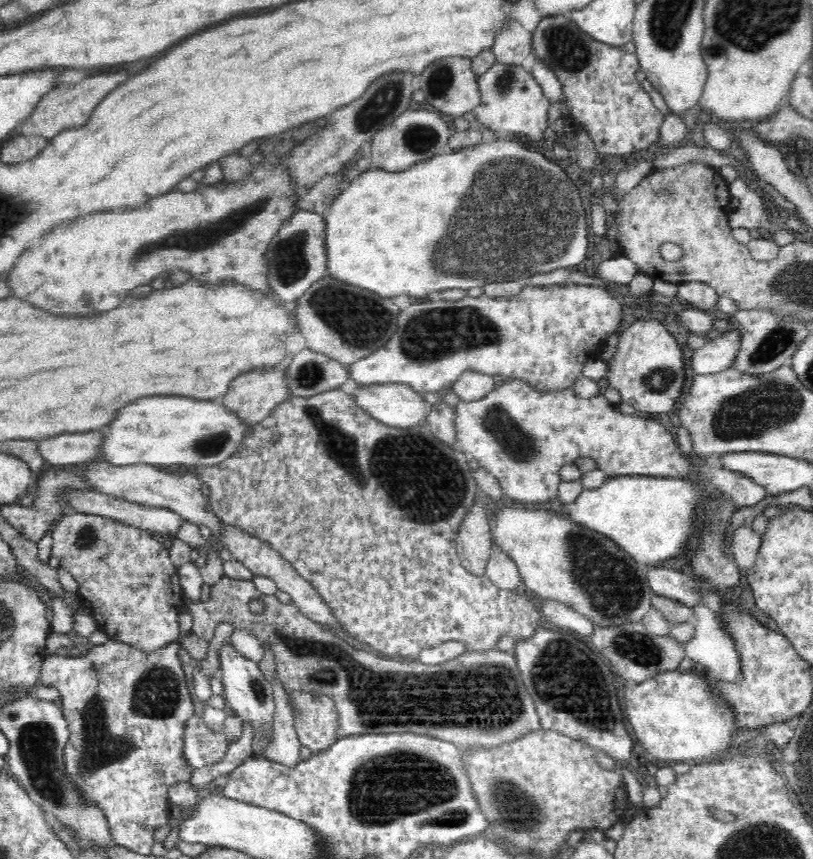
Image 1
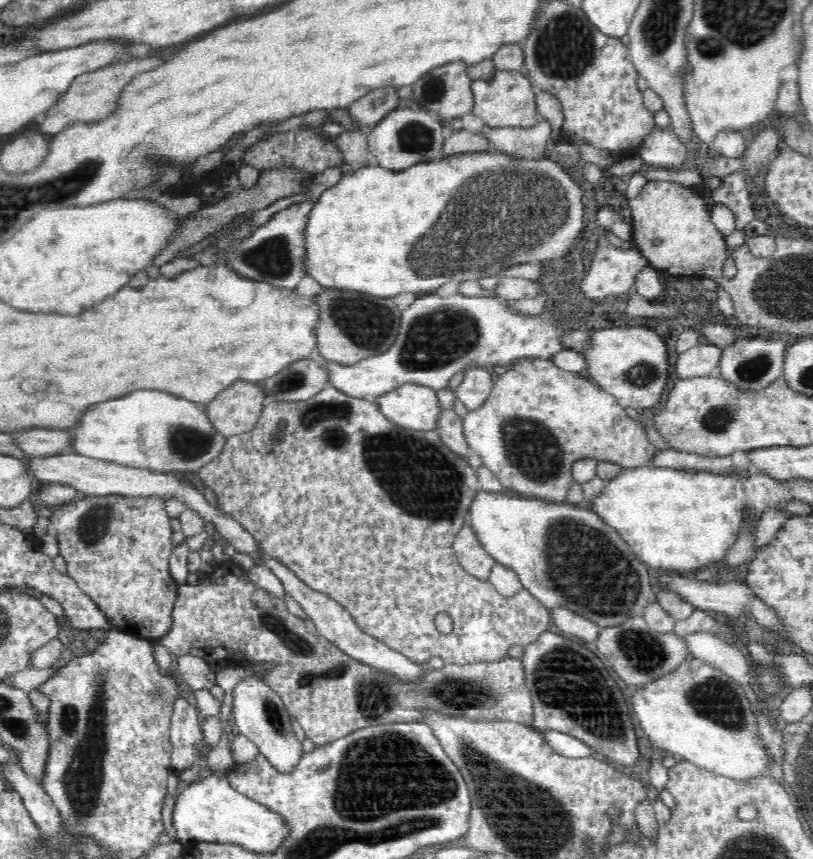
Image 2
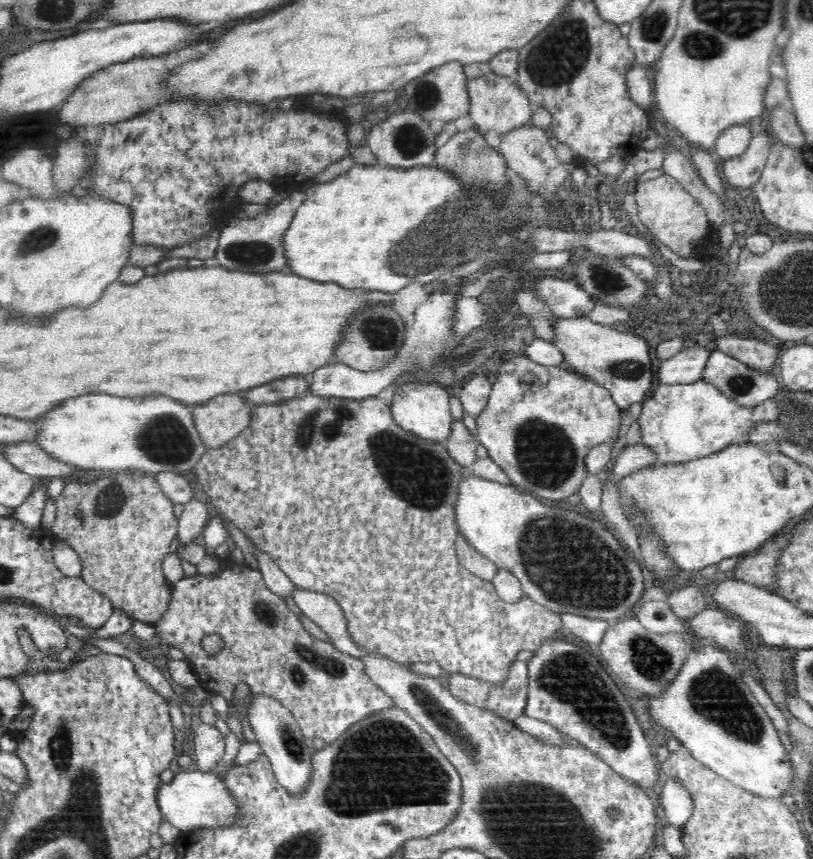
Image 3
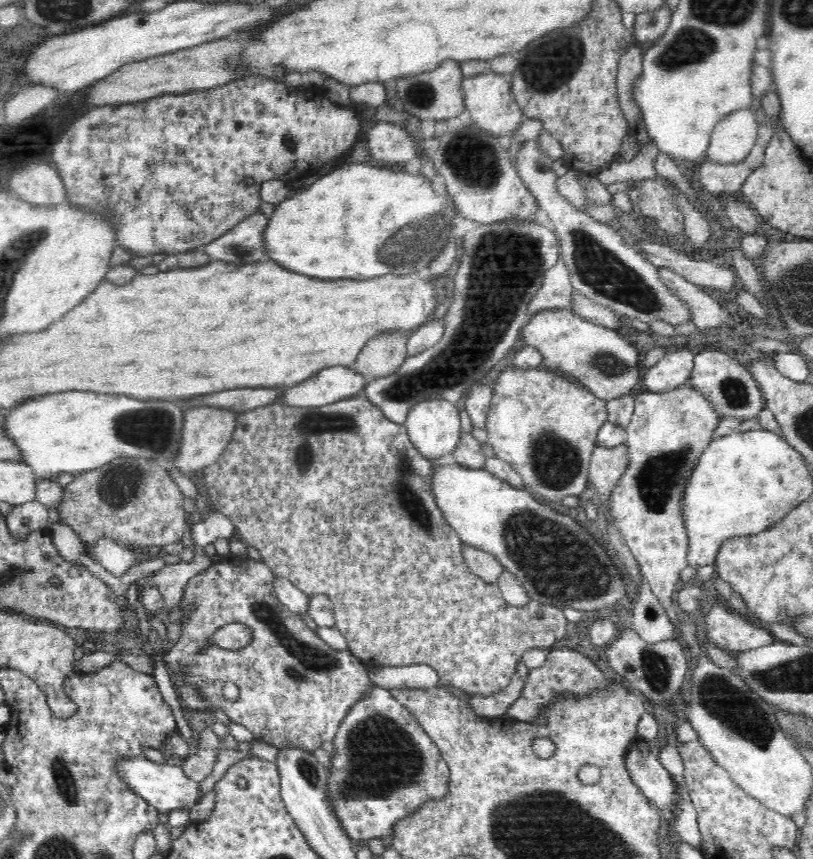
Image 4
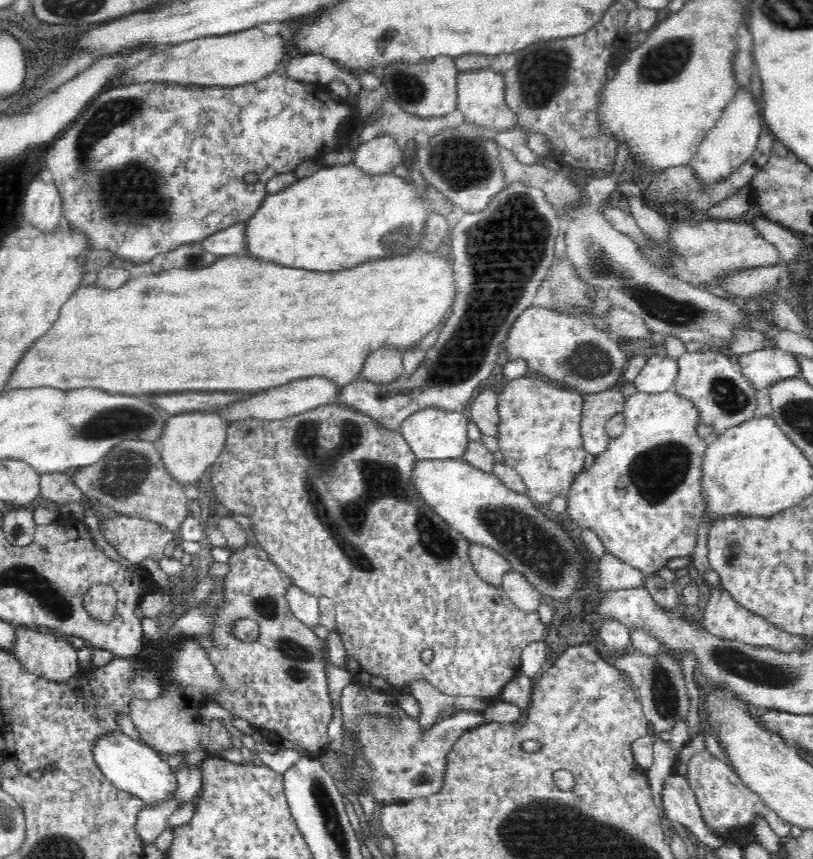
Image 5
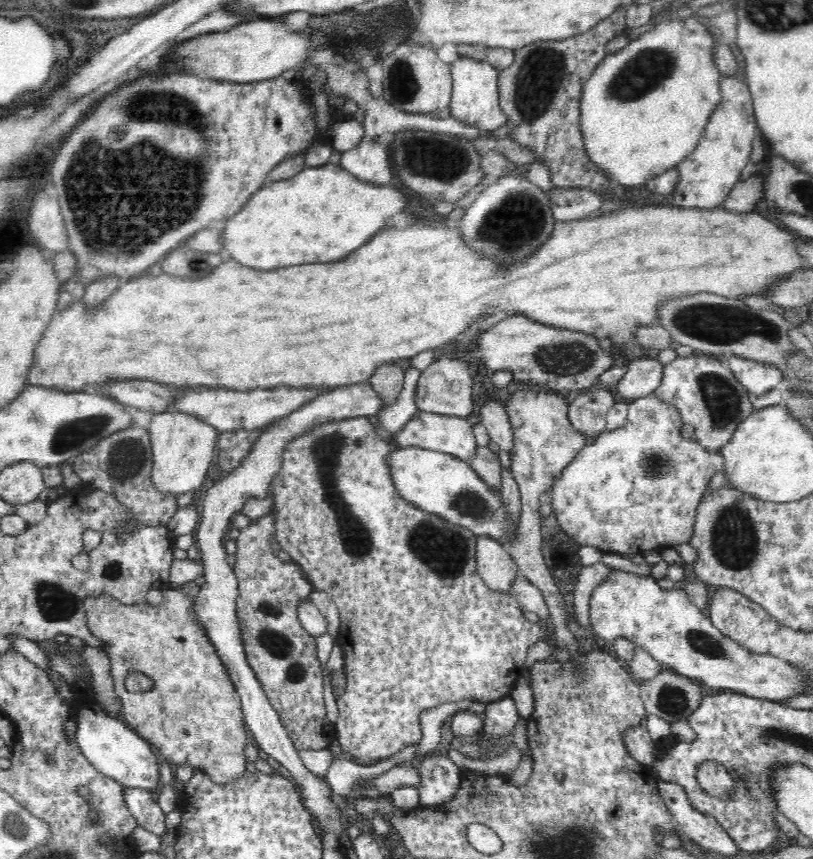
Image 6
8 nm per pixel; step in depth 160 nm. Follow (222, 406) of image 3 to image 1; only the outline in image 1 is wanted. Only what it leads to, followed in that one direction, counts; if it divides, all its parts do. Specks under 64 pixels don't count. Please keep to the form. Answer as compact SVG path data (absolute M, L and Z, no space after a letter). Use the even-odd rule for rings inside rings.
M261 367L258 371L242 374L240 378L236 378L230 384L228 390L219 400L228 410L235 411L235 414L243 419L243 422L253 427L257 422L264 420L281 402L292 397L287 387L287 374L288 368L279 370L278 367L273 367L268 371L264 371L264 368Z

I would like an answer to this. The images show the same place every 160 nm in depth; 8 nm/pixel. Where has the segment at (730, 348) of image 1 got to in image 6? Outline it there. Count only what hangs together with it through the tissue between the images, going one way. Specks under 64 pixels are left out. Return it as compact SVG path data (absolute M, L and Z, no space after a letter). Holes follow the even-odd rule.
M642 356L626 363L624 378L616 384L620 398L630 401L646 396L660 385L664 378L663 366L654 356Z

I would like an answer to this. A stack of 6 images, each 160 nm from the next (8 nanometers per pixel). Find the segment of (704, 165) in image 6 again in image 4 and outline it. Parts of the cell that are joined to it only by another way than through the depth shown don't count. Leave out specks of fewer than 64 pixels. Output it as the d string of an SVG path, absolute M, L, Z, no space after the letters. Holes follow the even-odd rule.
M736 110L716 124L704 159L719 164L743 162L756 145L758 130L752 110Z

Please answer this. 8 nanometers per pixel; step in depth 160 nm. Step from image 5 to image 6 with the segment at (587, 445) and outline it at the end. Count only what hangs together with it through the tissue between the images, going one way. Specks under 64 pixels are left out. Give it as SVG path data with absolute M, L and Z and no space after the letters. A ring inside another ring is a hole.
M596 388L579 394L568 406L571 425L586 437L596 438L601 432L606 431L607 412L615 401L614 393L609 388Z

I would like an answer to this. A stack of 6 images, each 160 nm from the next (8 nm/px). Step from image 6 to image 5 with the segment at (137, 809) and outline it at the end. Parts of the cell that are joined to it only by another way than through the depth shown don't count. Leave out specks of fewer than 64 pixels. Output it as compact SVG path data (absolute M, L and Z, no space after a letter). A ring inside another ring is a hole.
M166 800L158 804L146 804L136 817L135 829L143 843L154 843L168 826L169 816L179 809L184 800Z

